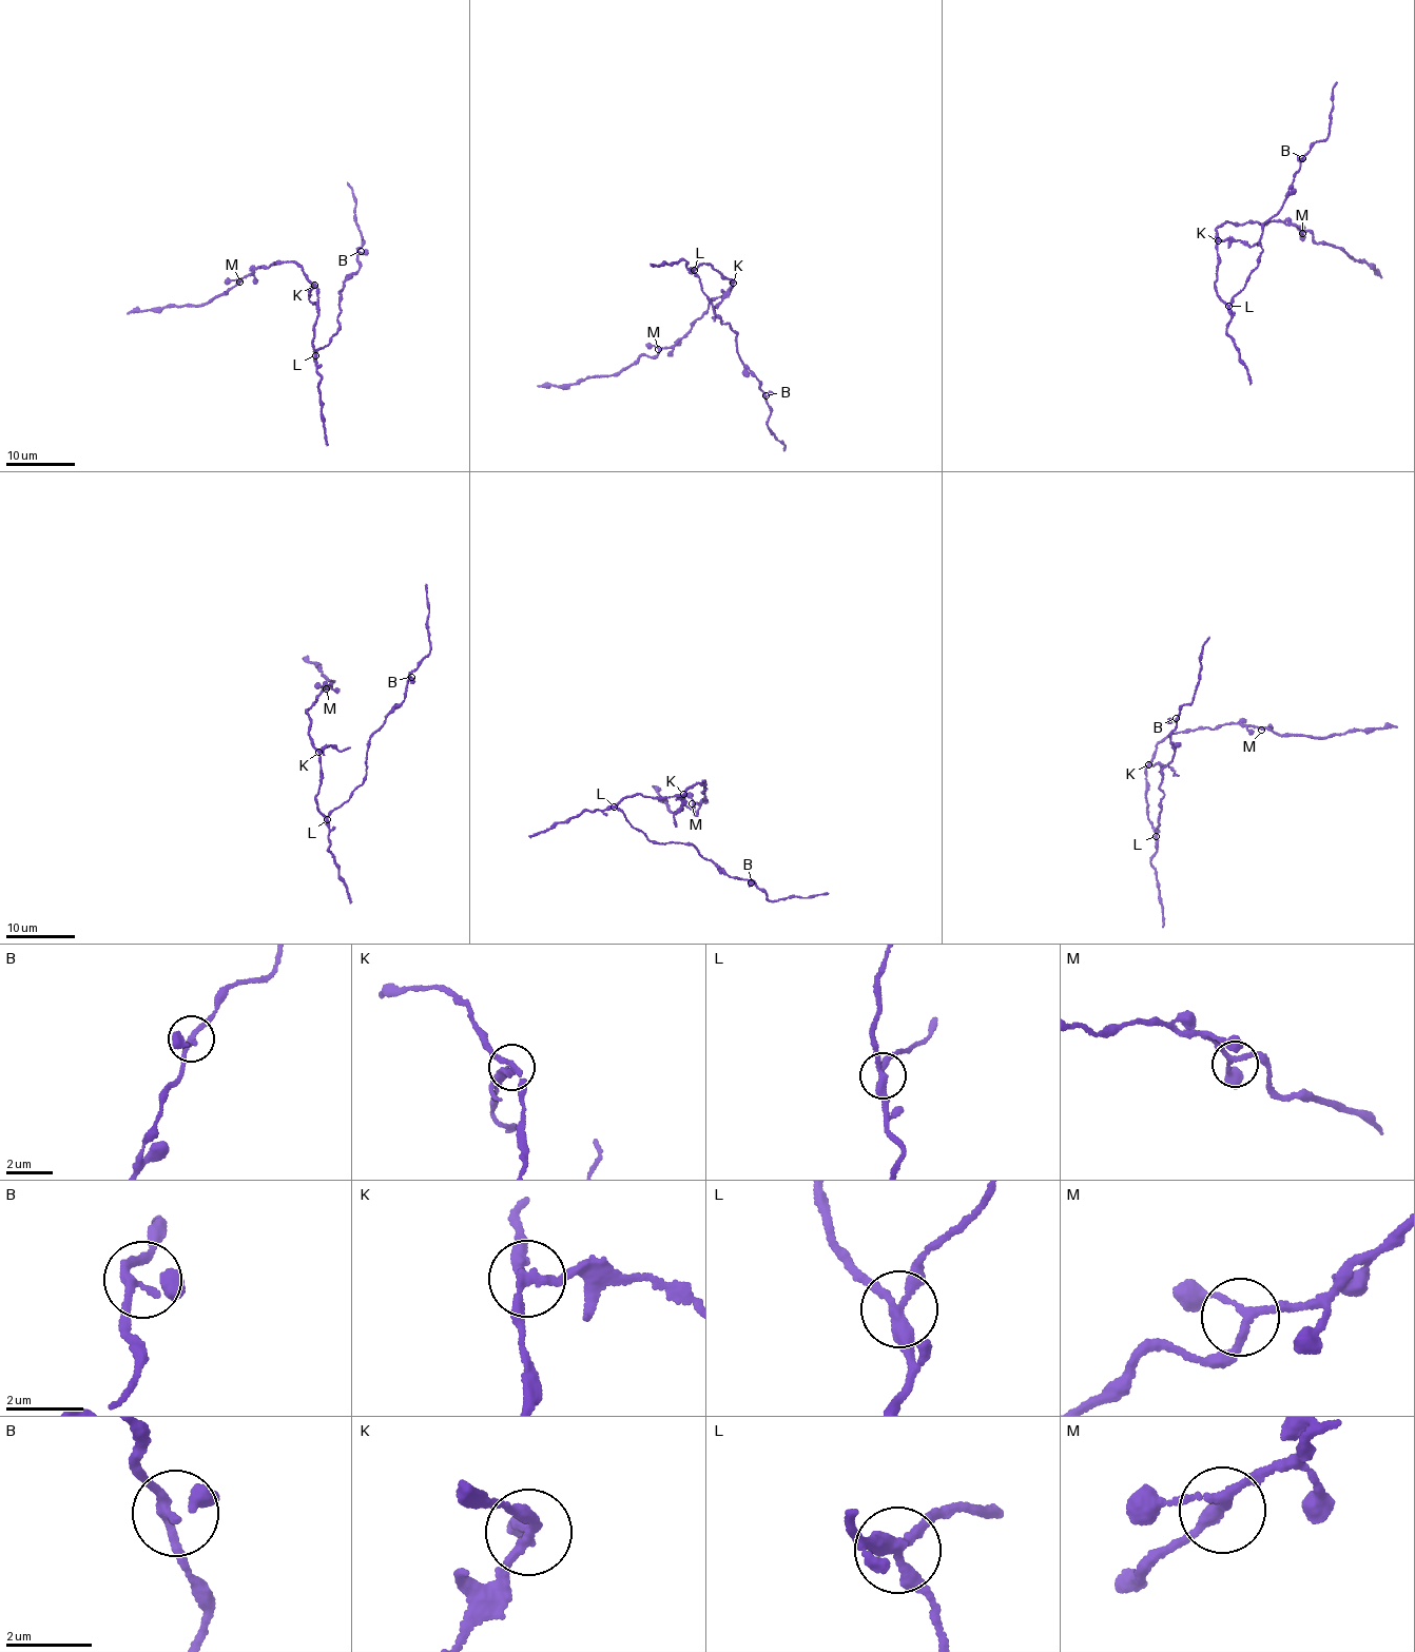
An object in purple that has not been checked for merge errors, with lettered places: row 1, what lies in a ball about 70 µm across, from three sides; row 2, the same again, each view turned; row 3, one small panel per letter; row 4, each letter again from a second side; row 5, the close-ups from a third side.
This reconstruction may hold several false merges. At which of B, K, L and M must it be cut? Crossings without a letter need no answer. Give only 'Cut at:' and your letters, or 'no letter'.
Cut at: K

